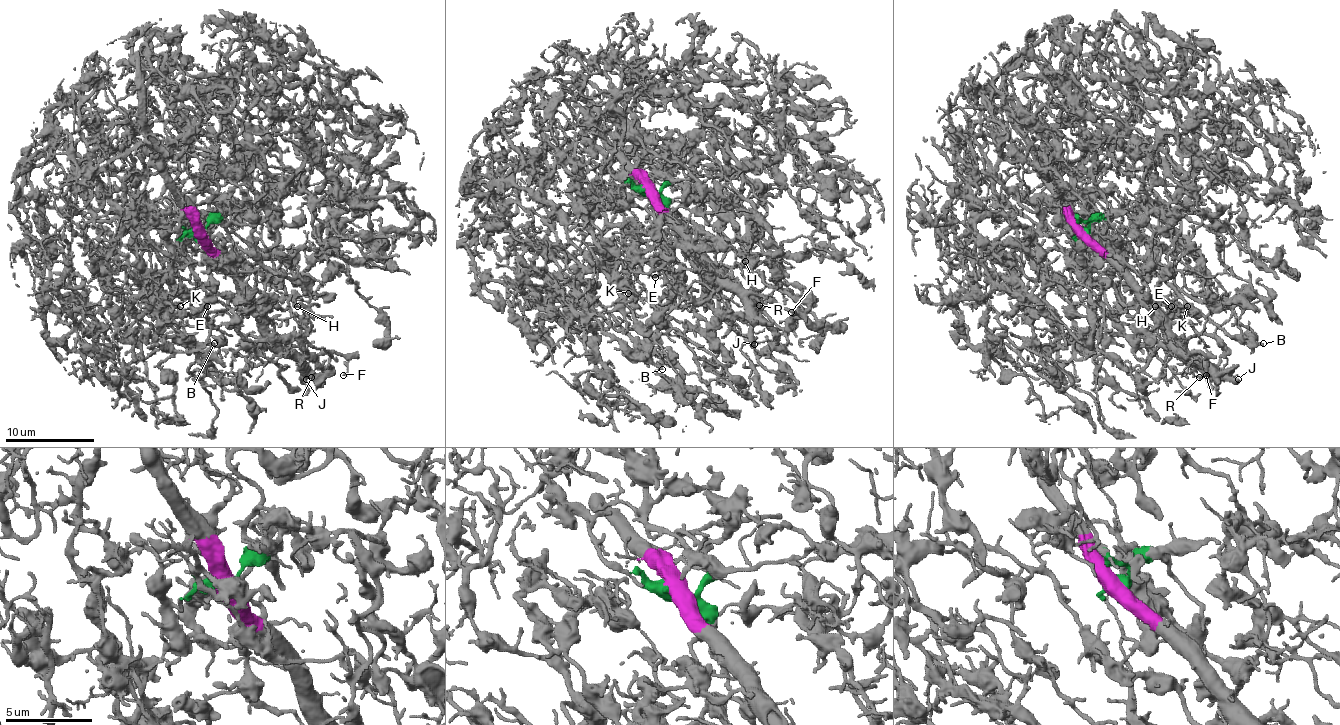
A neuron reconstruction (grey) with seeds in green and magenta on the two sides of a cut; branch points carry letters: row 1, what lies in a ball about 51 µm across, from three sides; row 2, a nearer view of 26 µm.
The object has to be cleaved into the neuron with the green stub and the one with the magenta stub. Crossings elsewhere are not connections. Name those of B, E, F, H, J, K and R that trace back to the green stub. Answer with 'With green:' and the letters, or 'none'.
With green: B, E, H, K

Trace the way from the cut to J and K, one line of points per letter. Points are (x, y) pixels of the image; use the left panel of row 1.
J: (197, 234), (199, 243), (233, 277), (239, 297), (295, 360), (306, 380)
K: (197, 234), (212, 219), (217, 243), (183, 261), (166, 221), (121, 210), (152, 279), (143, 297), (179, 306)

